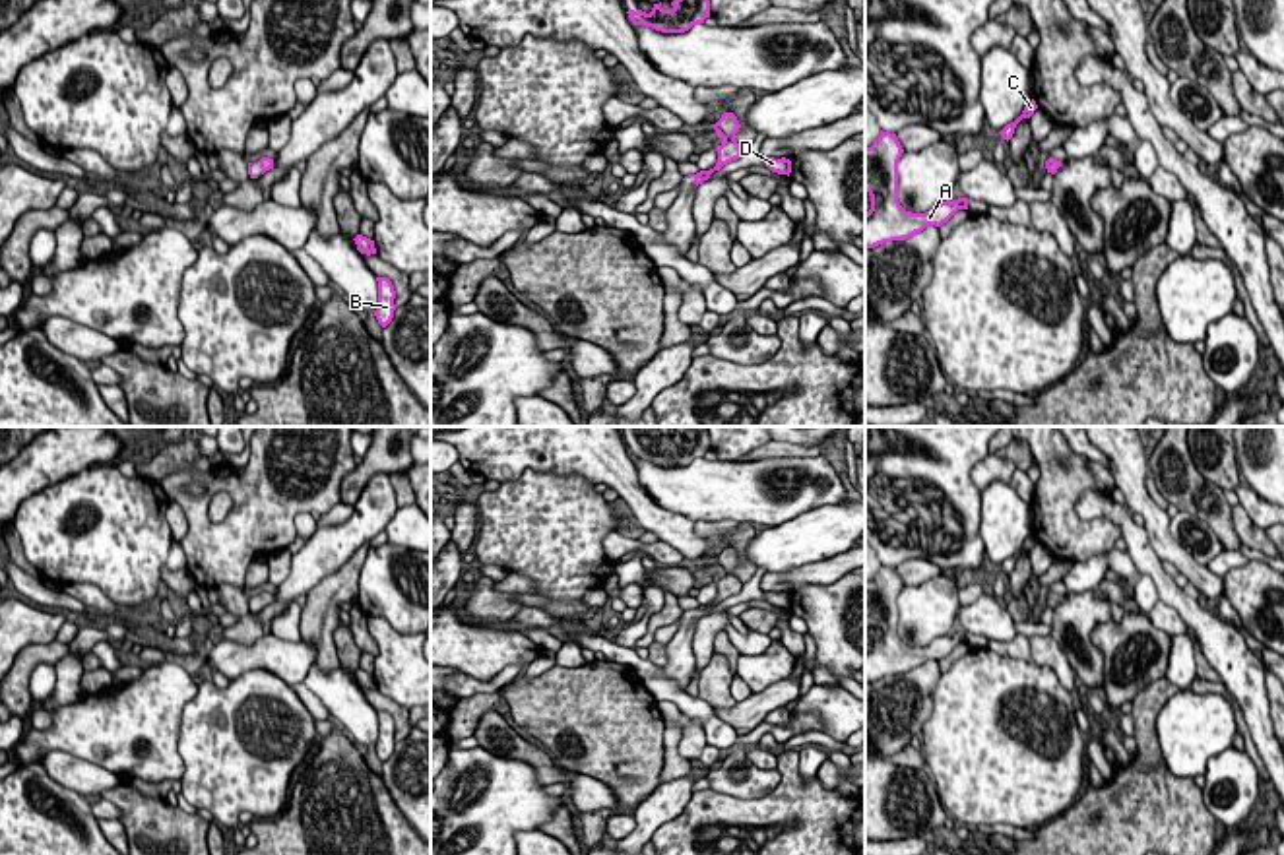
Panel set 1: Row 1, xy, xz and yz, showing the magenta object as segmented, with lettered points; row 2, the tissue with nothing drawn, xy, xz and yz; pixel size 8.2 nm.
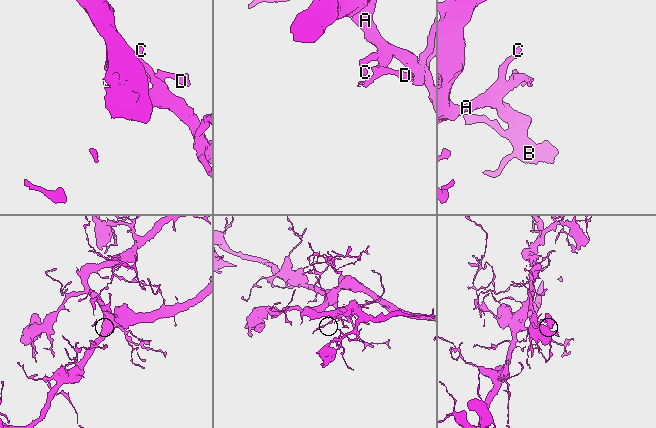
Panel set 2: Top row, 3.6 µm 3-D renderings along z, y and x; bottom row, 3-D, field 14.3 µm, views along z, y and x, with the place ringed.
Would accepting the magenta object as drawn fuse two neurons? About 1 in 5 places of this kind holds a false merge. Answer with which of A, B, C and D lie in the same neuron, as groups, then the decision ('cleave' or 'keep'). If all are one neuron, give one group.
A B C D; keep

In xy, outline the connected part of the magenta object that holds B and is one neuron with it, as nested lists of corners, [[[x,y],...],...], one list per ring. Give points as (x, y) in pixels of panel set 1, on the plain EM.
[[[376,712],[376,715],[378,715],[378,741],[374,744],[374,750],[376,750],[378,758],[382,762],[386,762],[394,752],[396,725],[394,725],[394,719],[392,719],[392,715],[388,712]]]

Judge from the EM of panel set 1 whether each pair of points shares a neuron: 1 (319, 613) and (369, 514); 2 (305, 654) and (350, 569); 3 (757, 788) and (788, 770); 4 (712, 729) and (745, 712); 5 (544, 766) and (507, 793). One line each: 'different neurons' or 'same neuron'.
1: different neurons
2: different neurons
3: different neurons
4: different neurons
5: different neurons

